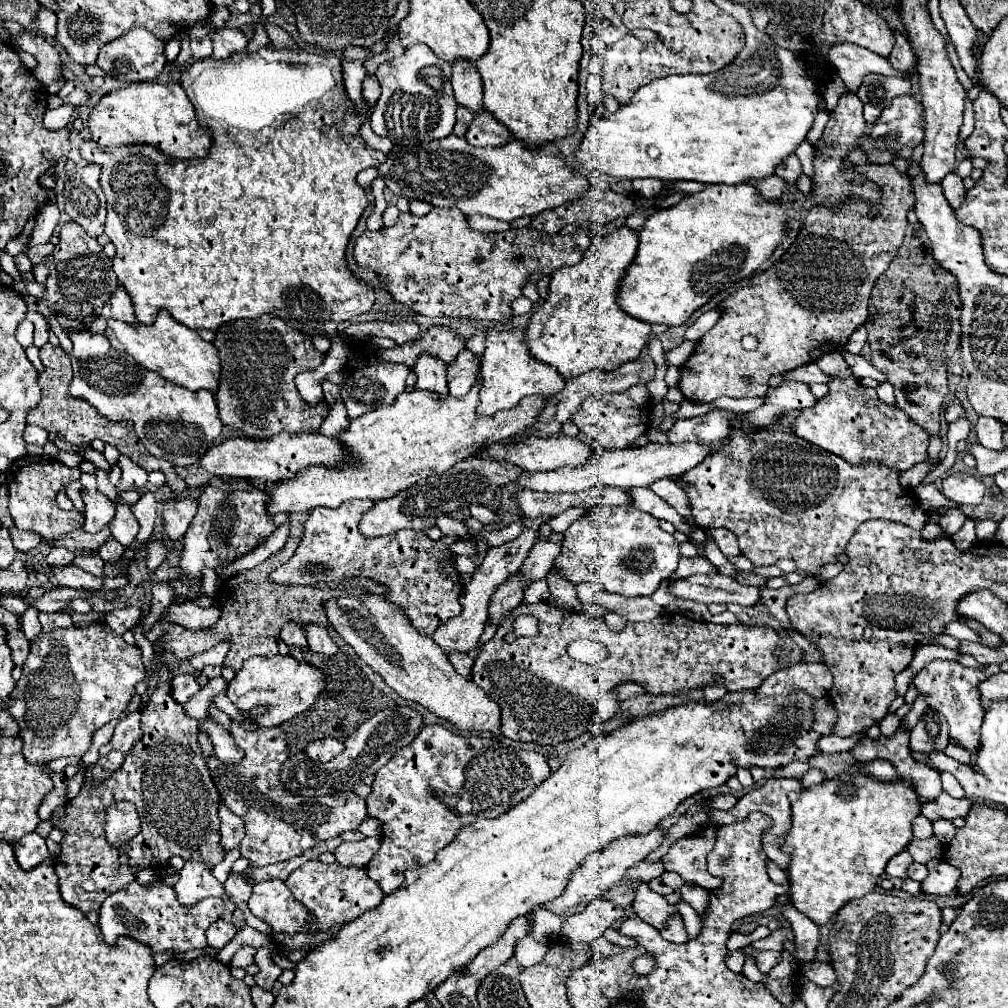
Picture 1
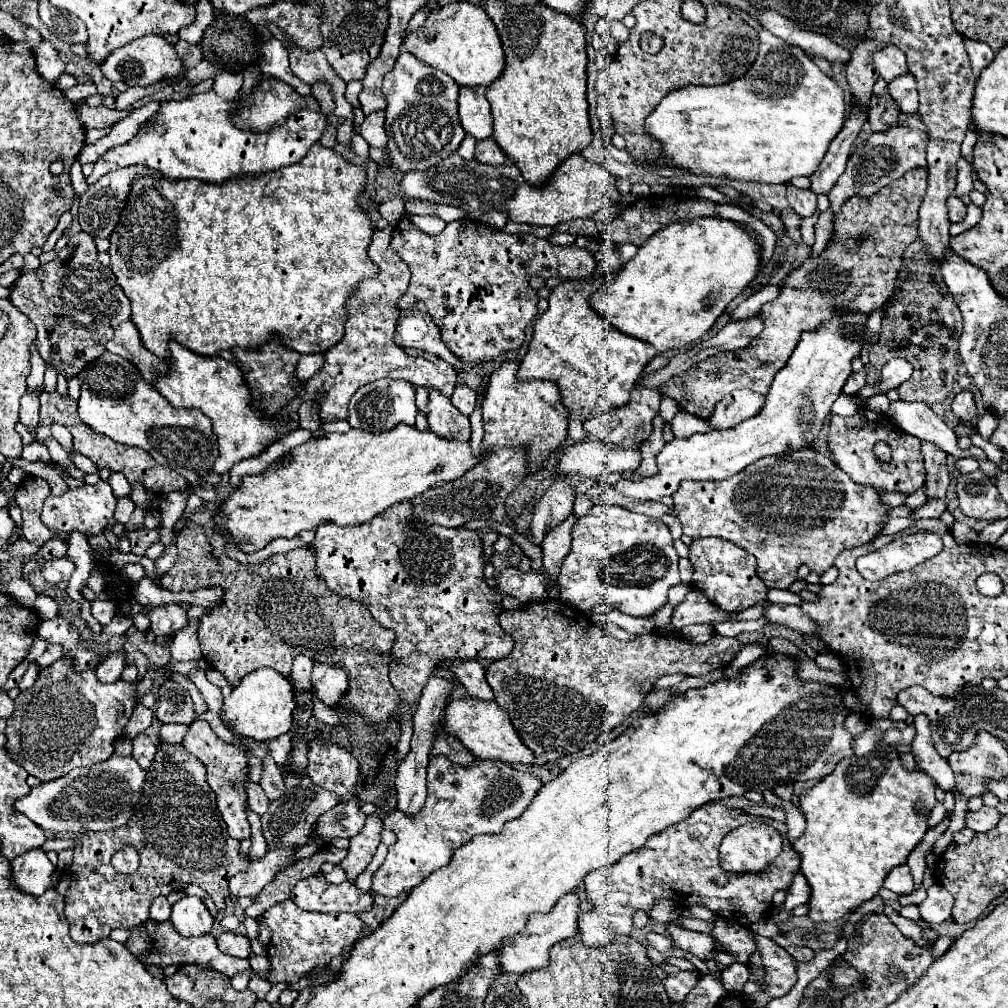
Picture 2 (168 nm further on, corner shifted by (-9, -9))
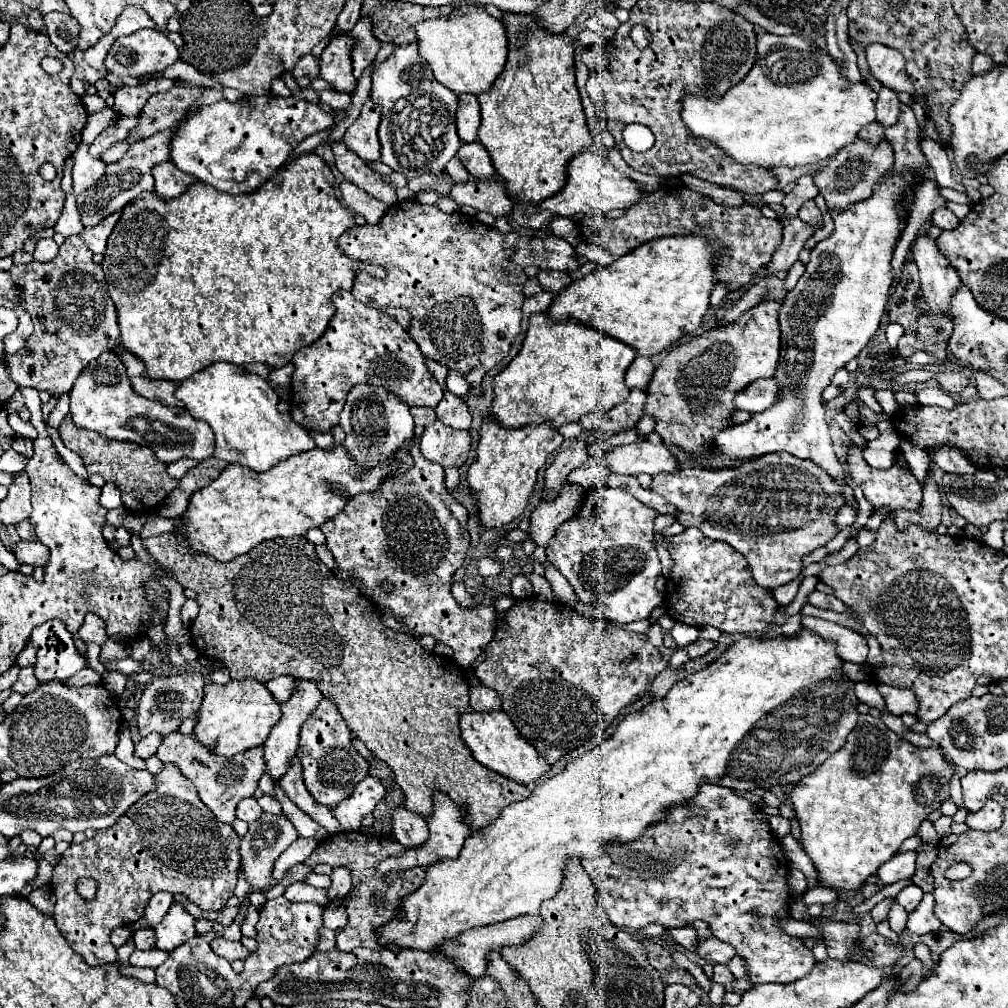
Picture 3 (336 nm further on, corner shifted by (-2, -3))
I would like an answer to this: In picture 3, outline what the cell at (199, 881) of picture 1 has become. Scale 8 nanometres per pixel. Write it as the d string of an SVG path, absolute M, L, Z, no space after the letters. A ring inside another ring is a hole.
M174 904L172 910L166 914L166 918L154 926L154 932L156 932L154 948L172 952L176 946L194 938L196 936L194 922L196 922L194 916L188 914L182 904Z

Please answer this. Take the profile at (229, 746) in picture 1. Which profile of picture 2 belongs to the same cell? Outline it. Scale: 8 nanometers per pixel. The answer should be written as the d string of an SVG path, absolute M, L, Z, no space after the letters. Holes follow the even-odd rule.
M247 778L247 802L249 802L249 808L257 814L265 814L267 812L267 806L269 806L269 798L265 796L263 788L259 784L255 784L251 778Z

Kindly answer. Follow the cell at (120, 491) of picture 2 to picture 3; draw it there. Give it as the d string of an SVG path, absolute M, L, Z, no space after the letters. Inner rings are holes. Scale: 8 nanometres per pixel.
M104 484L102 488L102 494L100 494L100 506L104 506L106 510L112 510L112 508L118 508L122 506L122 500L120 500L120 490L116 488L116 484Z

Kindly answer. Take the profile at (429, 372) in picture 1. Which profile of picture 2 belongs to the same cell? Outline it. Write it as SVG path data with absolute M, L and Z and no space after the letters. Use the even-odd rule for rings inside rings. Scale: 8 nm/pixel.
M429 390L429 404L427 404L427 420L429 428L447 438L459 438L467 440L471 436L469 418L463 416L453 404L449 396L443 396L441 392Z

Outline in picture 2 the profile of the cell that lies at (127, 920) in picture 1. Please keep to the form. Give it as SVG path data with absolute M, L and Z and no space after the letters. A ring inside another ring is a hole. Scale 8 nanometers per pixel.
M147 920L145 924L141 924L139 928L131 928L129 930L129 940L125 942L125 948L133 952L133 956L143 964L143 966L159 966L165 968L169 964L199 964L203 968L211 968L215 972L221 972L223 976L231 978L237 972L247 972L249 974L249 990L257 994L257 998L265 998L265 994L271 988L271 982L253 974L253 970L249 968L249 960L239 960L233 956L227 956L223 952L219 952L217 948L217 940L211 934L203 934L199 938L185 938L179 936L179 932L175 932L175 926L171 924L171 920L163 920L163 922L155 922L155 920Z

